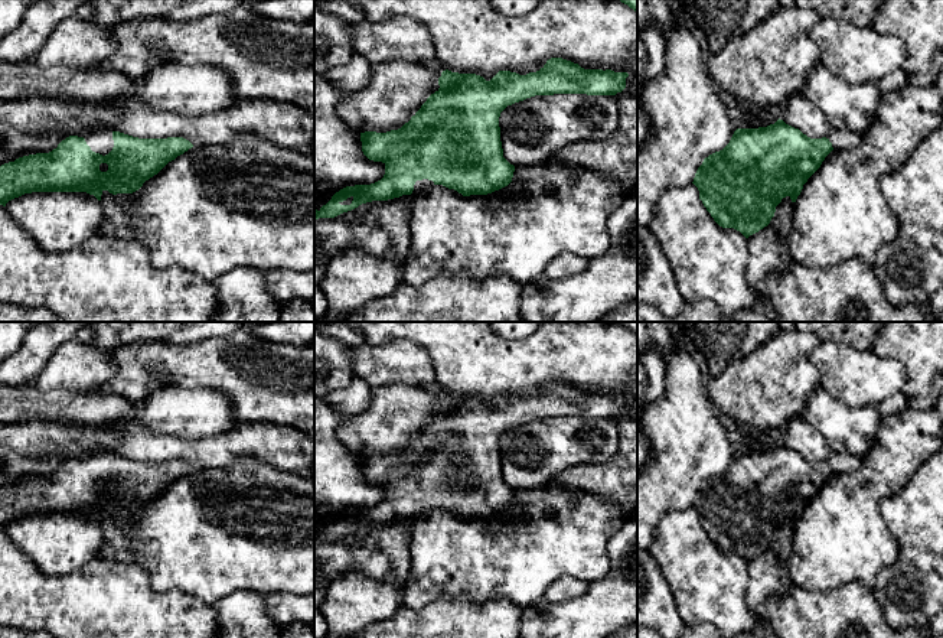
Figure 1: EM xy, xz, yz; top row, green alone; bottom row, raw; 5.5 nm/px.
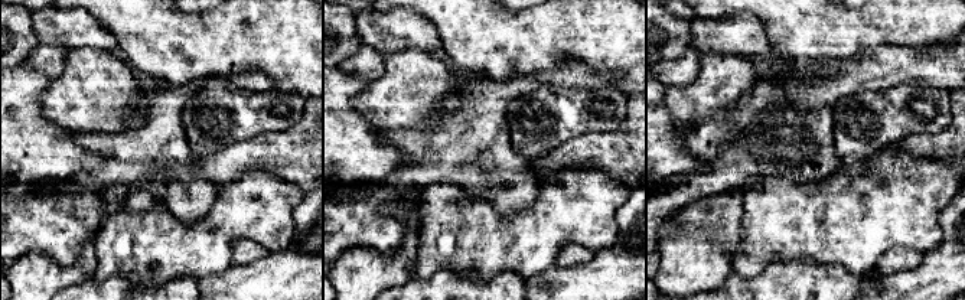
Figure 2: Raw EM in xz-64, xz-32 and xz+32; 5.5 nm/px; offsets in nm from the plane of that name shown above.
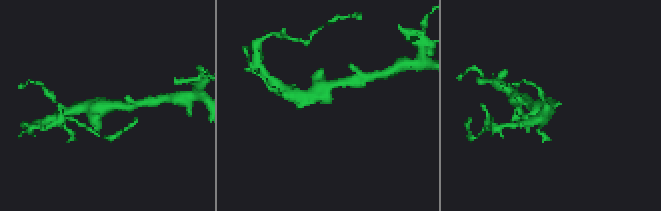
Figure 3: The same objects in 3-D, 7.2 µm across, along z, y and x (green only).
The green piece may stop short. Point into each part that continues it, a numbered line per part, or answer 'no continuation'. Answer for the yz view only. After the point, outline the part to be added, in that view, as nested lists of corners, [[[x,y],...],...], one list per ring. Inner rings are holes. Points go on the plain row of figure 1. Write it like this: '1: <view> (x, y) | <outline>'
1: yz (839, 462) | [[[832,453],[828,462],[832,466],[833,473],[844,473],[855,471],[861,465],[862,458],[845,453]]]

